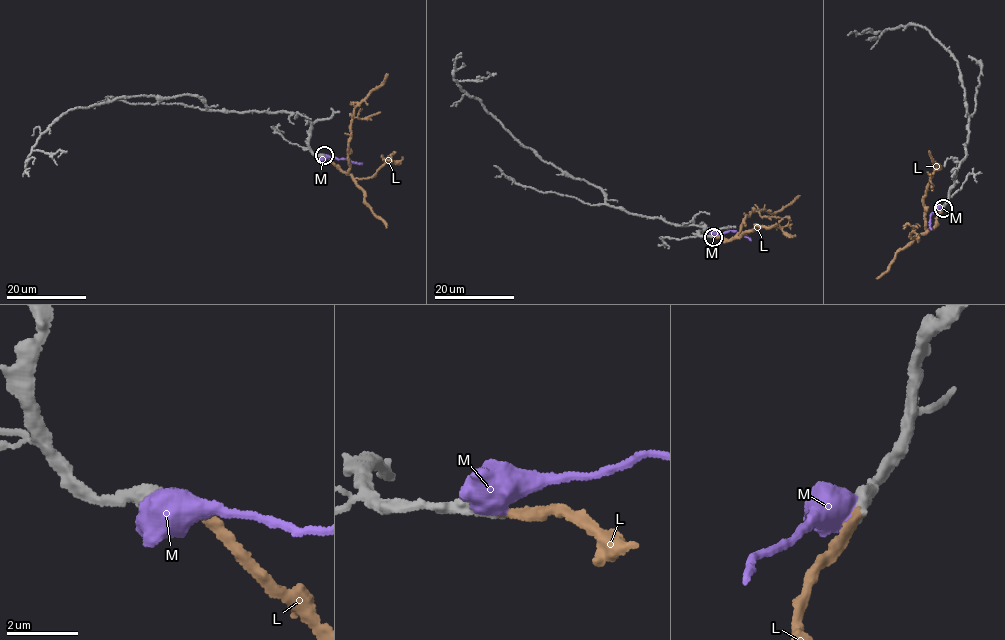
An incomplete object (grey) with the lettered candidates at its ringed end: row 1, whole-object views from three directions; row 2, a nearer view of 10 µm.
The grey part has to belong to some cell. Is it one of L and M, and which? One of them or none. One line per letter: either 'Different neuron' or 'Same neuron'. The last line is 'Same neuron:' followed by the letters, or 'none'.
L: Same neuron
M: Different neuron
Same neuron: L

